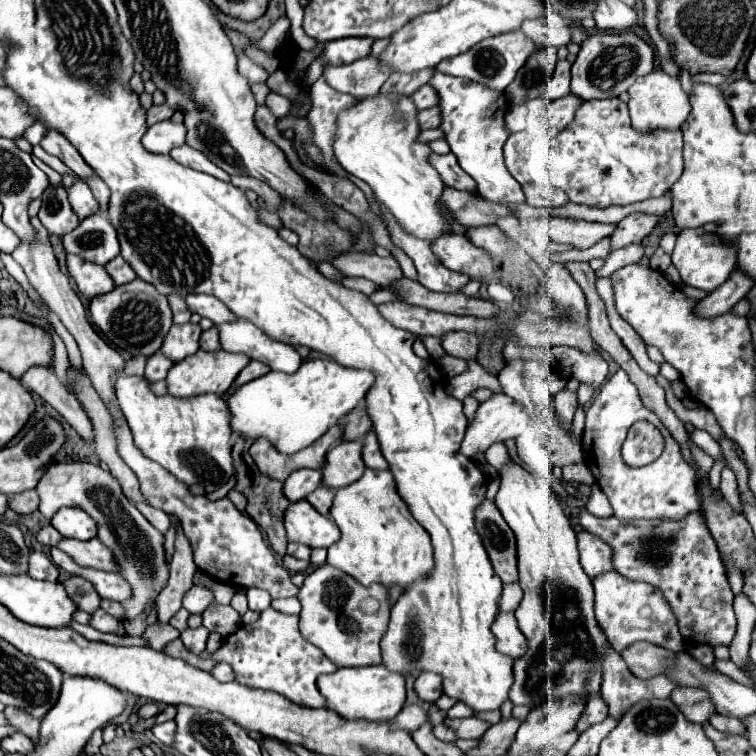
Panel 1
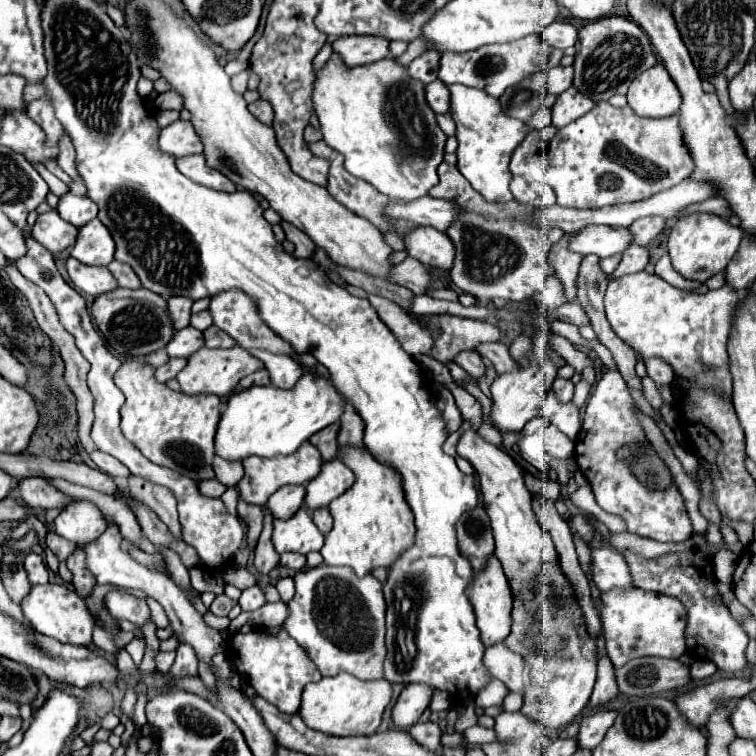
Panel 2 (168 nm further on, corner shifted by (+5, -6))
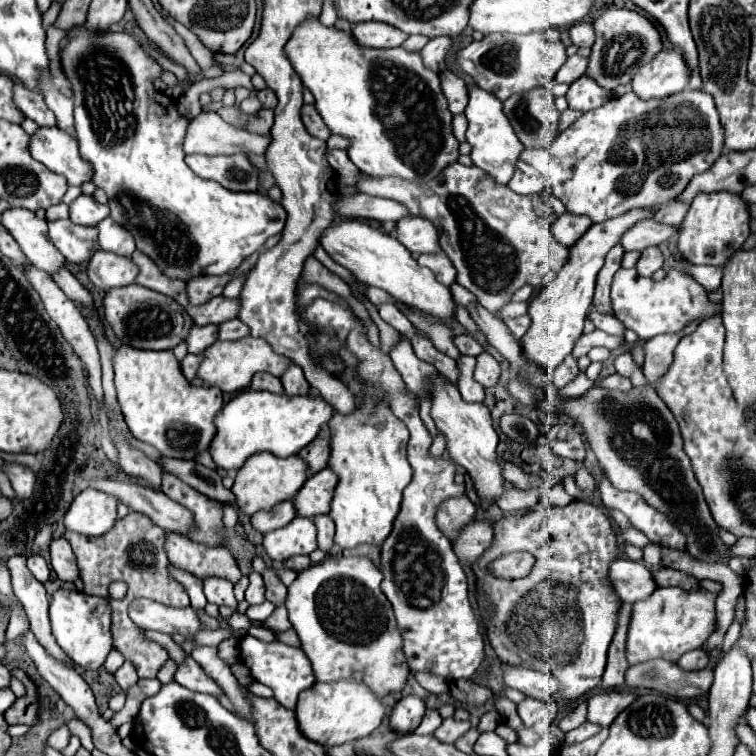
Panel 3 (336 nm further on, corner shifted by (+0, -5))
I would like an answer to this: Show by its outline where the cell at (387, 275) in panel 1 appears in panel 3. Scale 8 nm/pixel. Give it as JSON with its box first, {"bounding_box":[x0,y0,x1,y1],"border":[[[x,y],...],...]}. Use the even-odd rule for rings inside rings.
{"bounding_box":[418,253,456,287],"border":[[[440,253],[438,257],[420,255],[418,257],[418,265],[420,267],[428,267],[436,275],[436,279],[442,285],[446,285],[446,287],[450,287],[454,283],[454,279],[456,279],[456,269],[454,269],[454,265],[450,263],[450,259],[444,253]]]}

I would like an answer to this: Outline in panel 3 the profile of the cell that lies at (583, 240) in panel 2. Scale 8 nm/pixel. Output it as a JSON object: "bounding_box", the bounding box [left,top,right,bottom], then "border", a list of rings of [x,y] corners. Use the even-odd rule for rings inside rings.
{"bounding_box":[620,219,678,251],"border":[[[642,219],[630,227],[622,237],[620,245],[624,251],[644,251],[650,245],[660,245],[678,233],[678,227],[658,225],[654,219]]]}

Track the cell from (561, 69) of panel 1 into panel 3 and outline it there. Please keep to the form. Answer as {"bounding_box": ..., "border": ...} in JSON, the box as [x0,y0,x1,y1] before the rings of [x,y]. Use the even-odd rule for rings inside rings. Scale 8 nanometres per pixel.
{"bounding_box":[556,55,588,85],"border":[[[580,55],[568,57],[566,63],[560,67],[560,71],[556,75],[556,83],[572,85],[576,79],[580,79],[586,73],[586,65],[588,65],[586,57],[580,57]]]}

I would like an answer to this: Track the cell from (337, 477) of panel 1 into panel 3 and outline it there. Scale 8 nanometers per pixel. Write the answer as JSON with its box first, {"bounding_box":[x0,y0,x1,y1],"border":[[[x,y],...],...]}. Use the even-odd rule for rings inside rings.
{"bounding_box":[294,467,338,519],"border":[[[330,467],[310,477],[306,485],[298,491],[298,497],[294,499],[298,515],[302,517],[306,515],[312,519],[320,513],[328,513],[336,485],[338,485],[338,475]]]}

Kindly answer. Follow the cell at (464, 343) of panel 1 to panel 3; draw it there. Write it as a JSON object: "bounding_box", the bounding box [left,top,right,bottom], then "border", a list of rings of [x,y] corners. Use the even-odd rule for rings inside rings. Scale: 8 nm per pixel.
{"bounding_box":[474,351,500,387],"border":[[[486,351],[476,357],[476,369],[474,369],[474,379],[484,385],[484,387],[494,387],[500,377],[500,365],[498,361],[488,355]]]}

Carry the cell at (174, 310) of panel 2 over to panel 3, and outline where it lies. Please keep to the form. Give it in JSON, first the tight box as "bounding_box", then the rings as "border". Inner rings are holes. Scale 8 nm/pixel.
{"bounding_box":[186,273,232,305],"border":[[[228,273],[228,277],[196,277],[194,281],[190,281],[186,287],[190,305],[204,305],[212,297],[222,295],[222,289],[230,281],[230,277],[232,275]]]}

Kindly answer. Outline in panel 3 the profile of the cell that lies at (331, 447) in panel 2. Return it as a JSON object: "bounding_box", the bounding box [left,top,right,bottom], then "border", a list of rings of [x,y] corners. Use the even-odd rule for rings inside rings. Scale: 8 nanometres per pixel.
{"bounding_box":[300,429,330,475],"border":[[[322,429],[322,433],[318,433],[318,437],[306,445],[306,449],[300,453],[300,457],[304,461],[308,461],[310,465],[310,475],[322,471],[324,467],[328,467],[328,459],[330,459],[330,429]]]}

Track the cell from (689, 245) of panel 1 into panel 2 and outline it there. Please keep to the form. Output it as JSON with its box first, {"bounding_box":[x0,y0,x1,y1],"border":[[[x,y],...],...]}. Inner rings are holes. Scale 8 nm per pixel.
{"bounding_box":[667,212,743,282],"border":[[[695,212],[683,218],[677,218],[675,226],[671,228],[667,246],[669,246],[673,268],[681,276],[689,280],[705,282],[707,278],[727,268],[727,264],[731,262],[731,258],[735,256],[739,248],[741,238],[743,238],[743,230],[739,226],[729,224],[725,218],[711,214],[711,212]]]}

